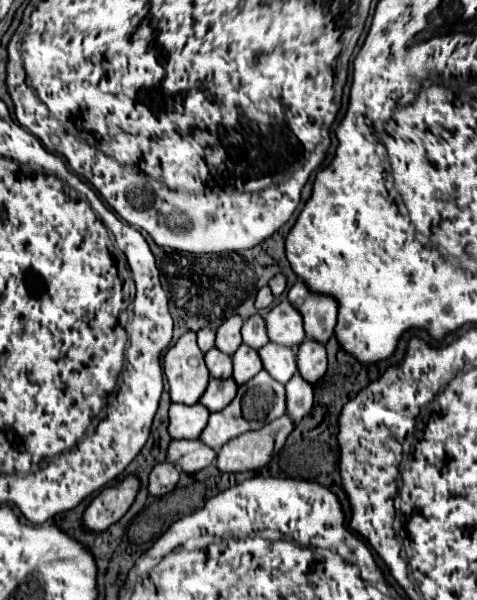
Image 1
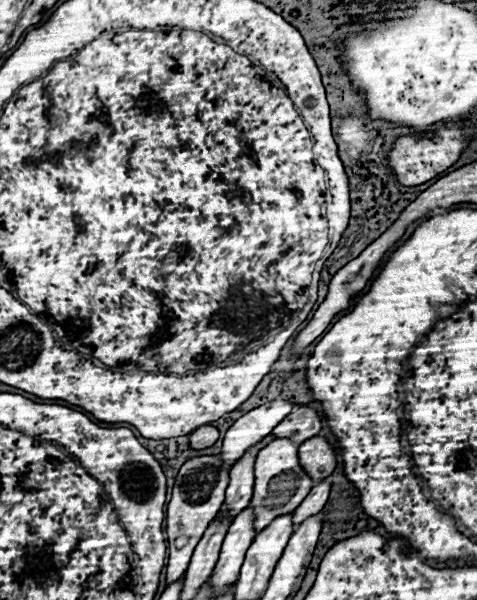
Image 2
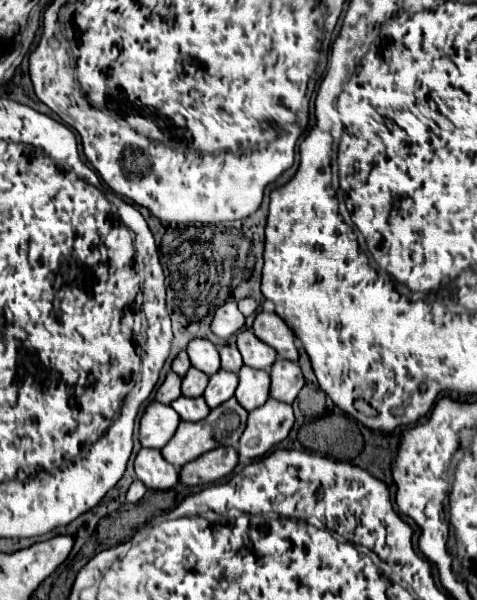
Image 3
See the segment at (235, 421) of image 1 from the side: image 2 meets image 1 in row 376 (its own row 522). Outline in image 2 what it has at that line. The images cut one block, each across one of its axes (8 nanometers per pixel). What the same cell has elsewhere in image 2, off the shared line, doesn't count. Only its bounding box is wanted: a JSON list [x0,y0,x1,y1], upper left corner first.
[250,438,312,534]

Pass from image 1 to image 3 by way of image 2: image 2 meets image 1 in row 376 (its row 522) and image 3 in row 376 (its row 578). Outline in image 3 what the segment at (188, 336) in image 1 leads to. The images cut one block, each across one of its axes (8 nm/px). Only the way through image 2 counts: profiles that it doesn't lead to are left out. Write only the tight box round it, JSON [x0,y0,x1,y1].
[156,372,180,404]

